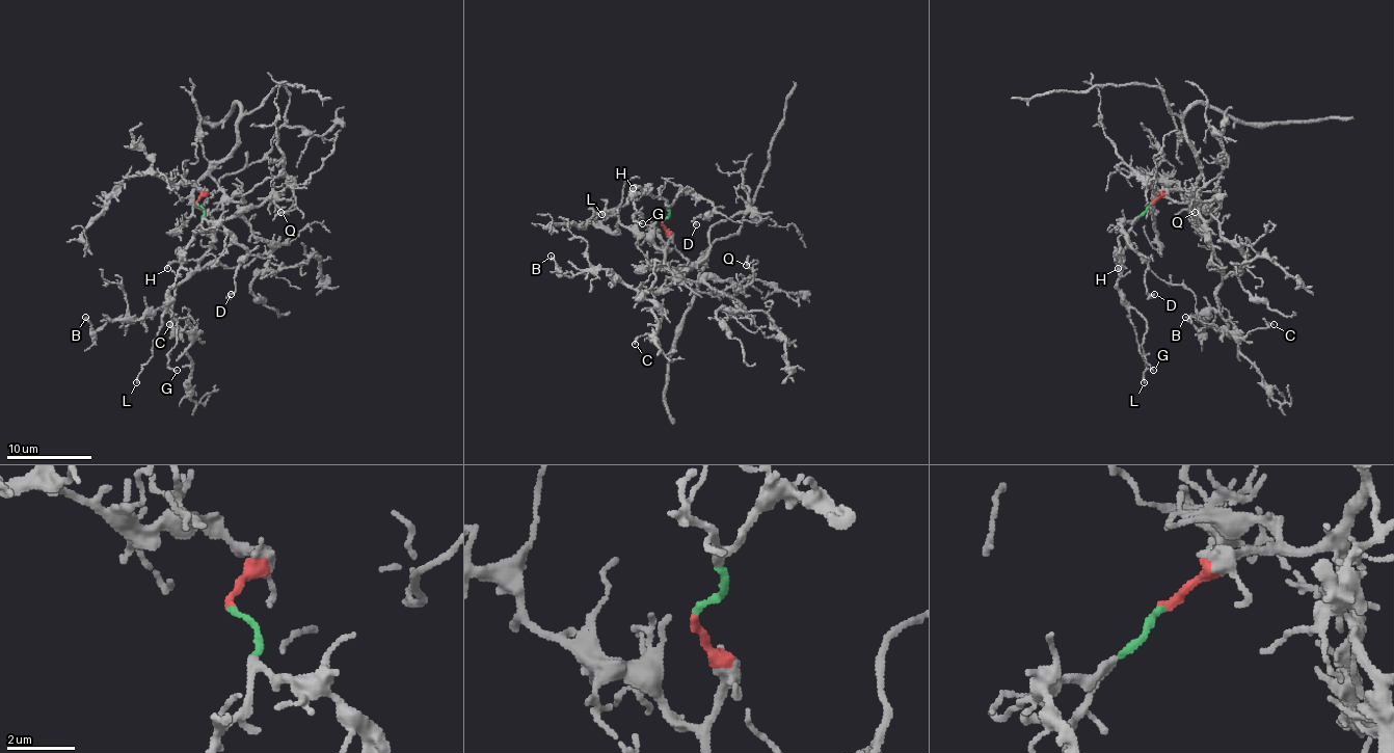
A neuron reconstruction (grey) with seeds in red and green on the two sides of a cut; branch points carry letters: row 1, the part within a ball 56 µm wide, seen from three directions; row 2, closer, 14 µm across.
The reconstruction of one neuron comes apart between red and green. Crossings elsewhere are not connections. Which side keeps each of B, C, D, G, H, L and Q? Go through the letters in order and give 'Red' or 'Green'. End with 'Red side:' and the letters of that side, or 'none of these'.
B: Red
C: Red
D: Green
G: Green
H: Green
L: Green
Q: Red
Red side: B, C, Q

